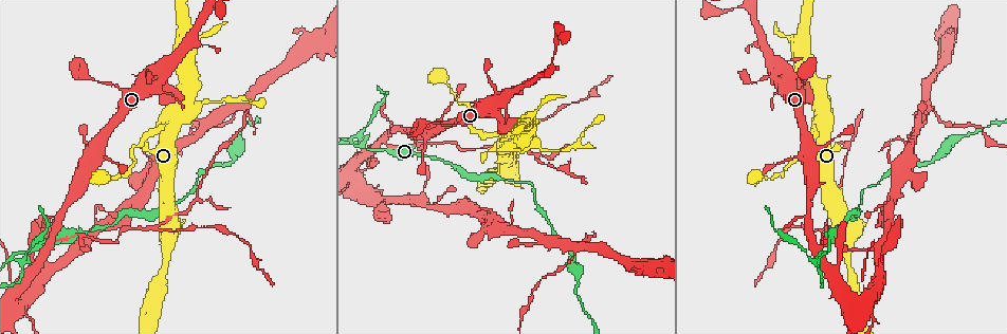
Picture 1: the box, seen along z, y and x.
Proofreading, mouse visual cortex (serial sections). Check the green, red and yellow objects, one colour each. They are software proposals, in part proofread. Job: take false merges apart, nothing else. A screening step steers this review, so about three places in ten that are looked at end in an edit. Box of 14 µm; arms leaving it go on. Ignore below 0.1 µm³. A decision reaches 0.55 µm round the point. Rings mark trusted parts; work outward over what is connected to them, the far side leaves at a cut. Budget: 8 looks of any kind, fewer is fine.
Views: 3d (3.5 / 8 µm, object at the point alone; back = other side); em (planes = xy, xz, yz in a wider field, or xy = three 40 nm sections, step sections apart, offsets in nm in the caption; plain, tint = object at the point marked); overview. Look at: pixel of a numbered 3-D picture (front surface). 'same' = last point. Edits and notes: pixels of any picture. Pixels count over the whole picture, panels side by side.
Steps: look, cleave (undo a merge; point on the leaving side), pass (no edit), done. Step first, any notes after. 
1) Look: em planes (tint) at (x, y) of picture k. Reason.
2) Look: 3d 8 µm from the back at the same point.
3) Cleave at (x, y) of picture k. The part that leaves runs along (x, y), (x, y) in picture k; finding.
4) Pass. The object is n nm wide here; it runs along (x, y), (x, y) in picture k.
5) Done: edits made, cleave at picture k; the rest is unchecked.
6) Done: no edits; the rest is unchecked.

Look: em xy step 2 (tint) at (508, 133) of picture 1. Abrupt turn.

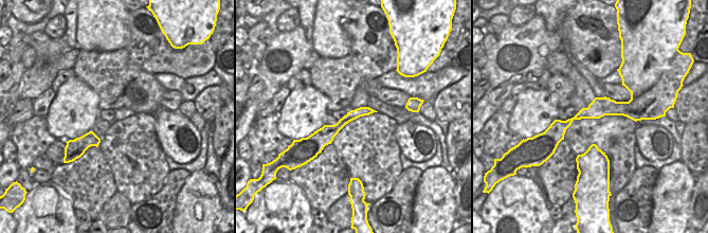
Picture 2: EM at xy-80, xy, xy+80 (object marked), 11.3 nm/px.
Look: 3d 3.5 µm at the same point. See where the arms go.

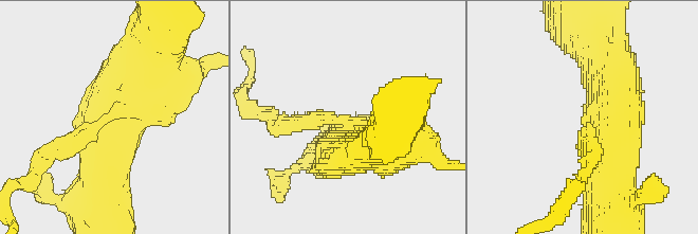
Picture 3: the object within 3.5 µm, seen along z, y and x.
Pass. It runs along (636, 112), (598, 108), (548, 131) in picture 2; one cell here.

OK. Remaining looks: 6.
Look: 3d 3.5 µm at (549, 151) of picture 1. Thick turns thin.

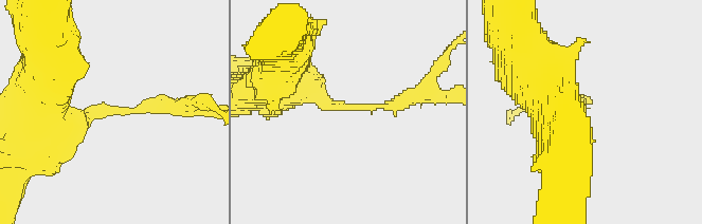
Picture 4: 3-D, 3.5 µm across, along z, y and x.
Look: em xy step 5 (tint) at (114, 108) of picture 4.

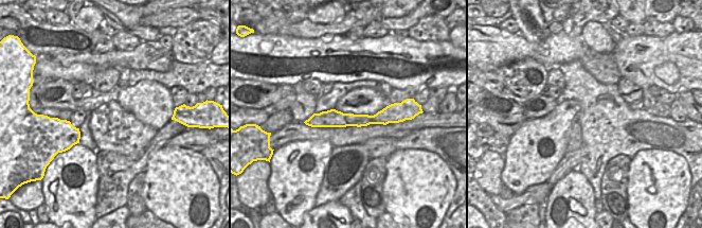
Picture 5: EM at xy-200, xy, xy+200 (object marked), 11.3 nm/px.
Look: em planes (tint) at the same point. Another direction.

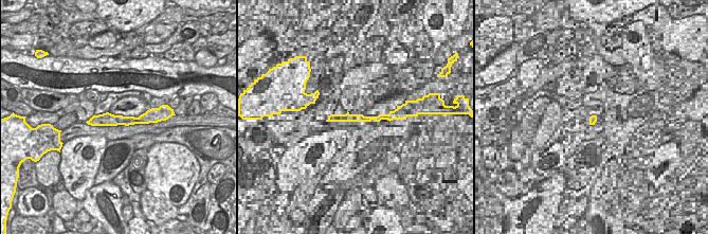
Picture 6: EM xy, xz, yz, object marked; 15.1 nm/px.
Pass. One cell here.

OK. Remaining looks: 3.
Look: 3d 3.5 µm at (574, 245) of picture 1. Side arm on a straight run.

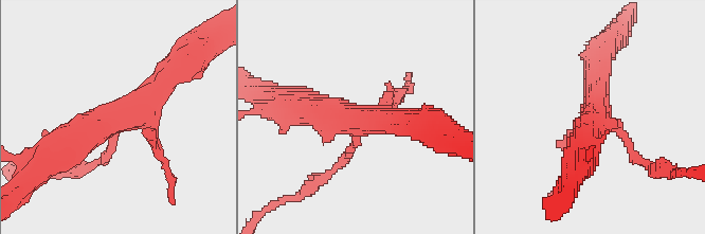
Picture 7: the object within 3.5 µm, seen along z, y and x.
Look: em xy step 3 (tint) at (355, 120) of picture 7. Need the tissue.

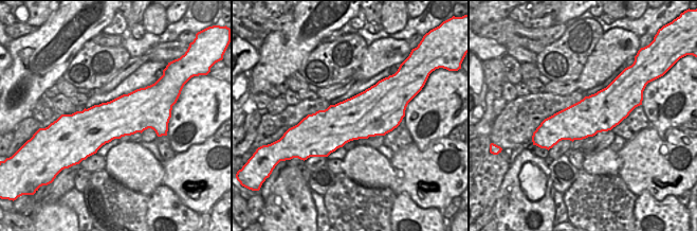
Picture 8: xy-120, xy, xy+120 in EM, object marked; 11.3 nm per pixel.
Cleave at (638, 159) of picture 7. The object is 500 nm wide here; the part that leaves runs along (621, 133), (638, 160), (676, 173) in picture 7; two cells meet here.

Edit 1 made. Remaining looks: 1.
Done: edits made, cleave at picture 7; the rest is unchecked.

